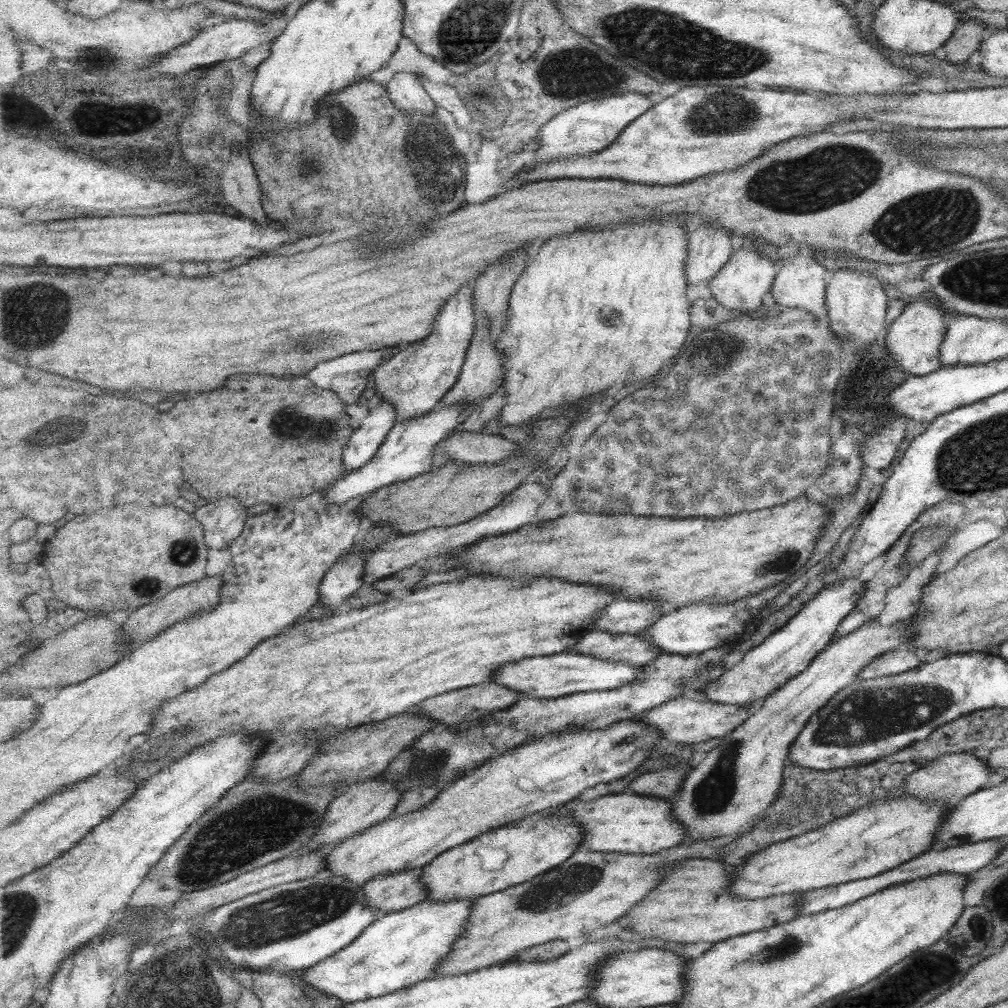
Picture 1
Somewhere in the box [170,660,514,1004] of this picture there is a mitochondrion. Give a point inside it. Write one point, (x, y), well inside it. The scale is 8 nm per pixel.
(283, 915)

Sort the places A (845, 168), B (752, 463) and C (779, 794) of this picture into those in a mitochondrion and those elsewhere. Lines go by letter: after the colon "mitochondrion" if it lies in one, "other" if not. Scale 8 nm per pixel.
A: mitochondrion
B: mitochondrion
C: other

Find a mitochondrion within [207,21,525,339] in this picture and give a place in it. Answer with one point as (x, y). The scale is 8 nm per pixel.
(445, 176)

